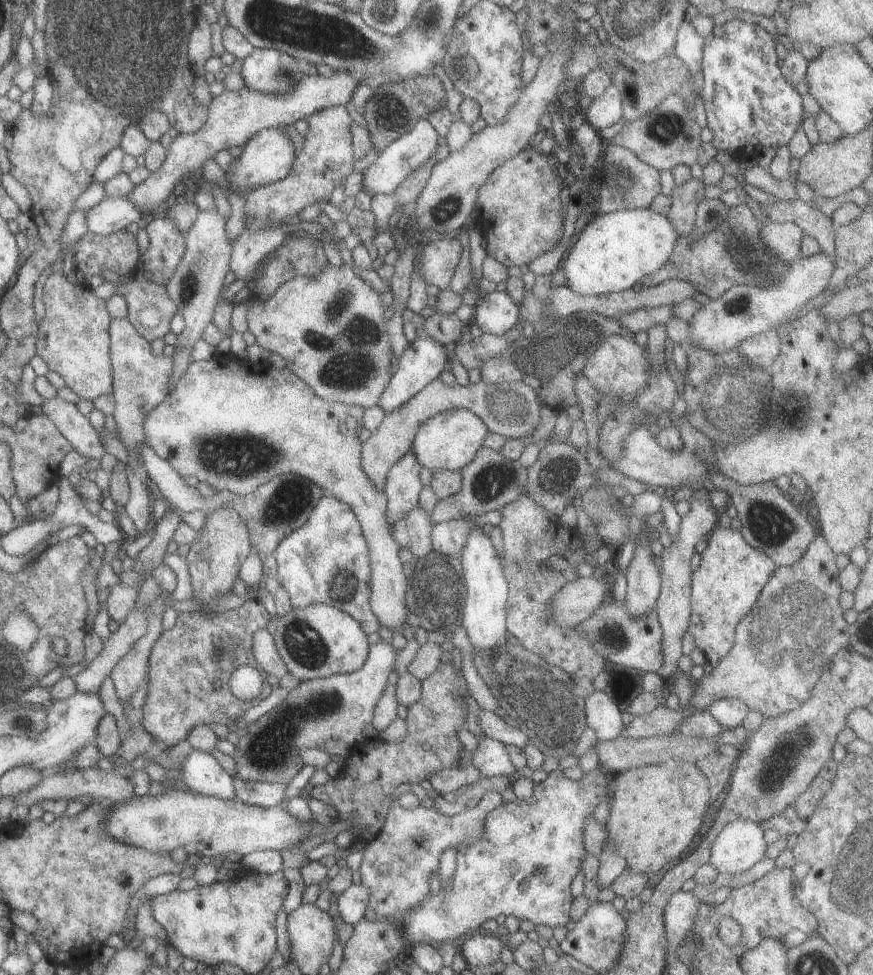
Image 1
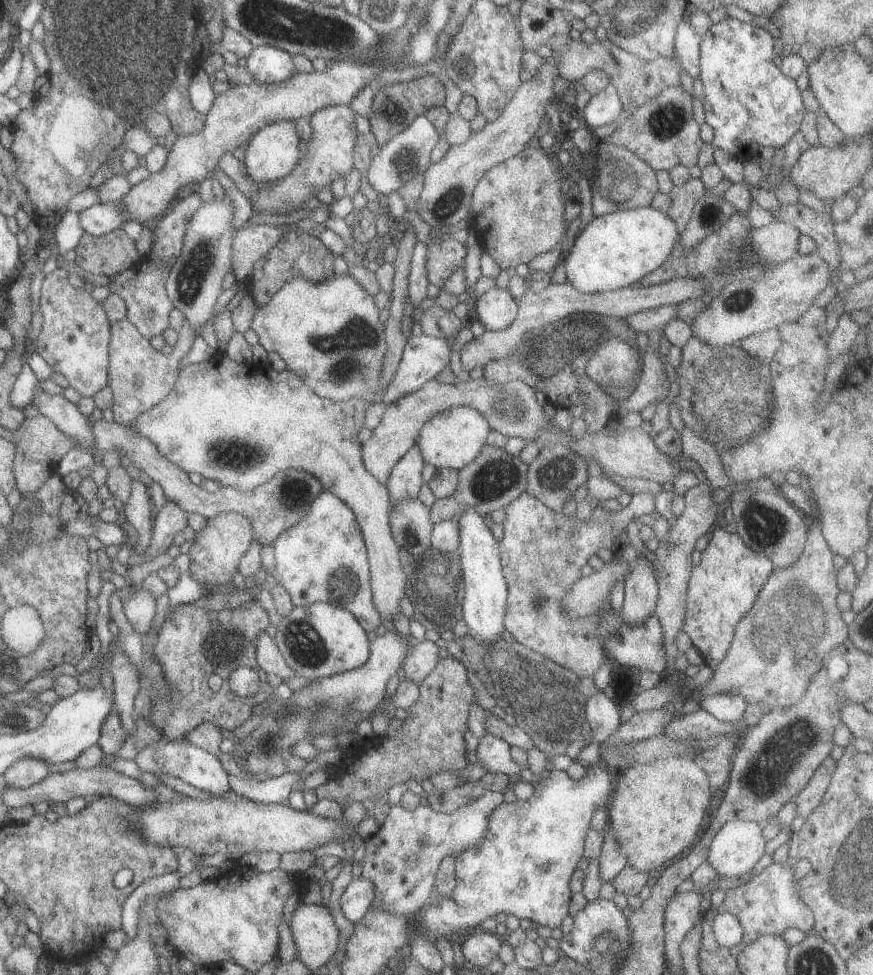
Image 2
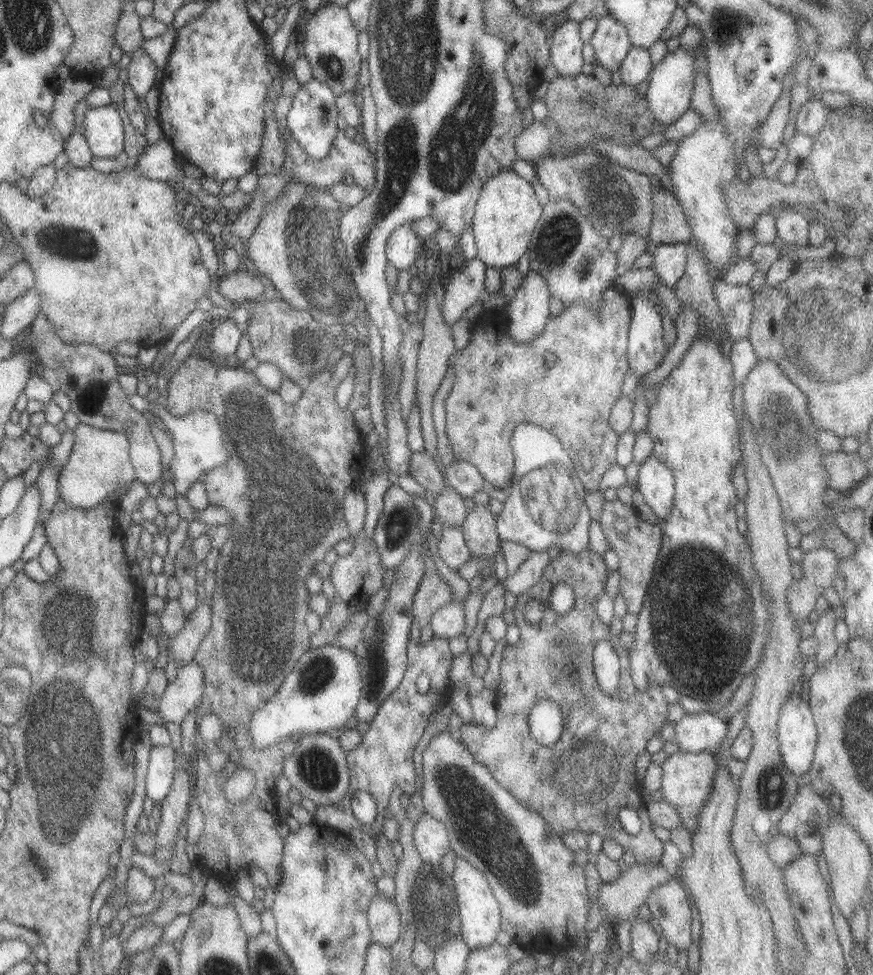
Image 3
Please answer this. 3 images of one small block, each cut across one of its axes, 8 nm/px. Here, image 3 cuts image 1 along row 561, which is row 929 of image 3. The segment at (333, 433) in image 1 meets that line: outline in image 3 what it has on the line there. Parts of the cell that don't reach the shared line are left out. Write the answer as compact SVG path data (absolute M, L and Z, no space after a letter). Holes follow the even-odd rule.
M375 894L366 910L371 943L389 948L400 934L399 914L392 898Z

